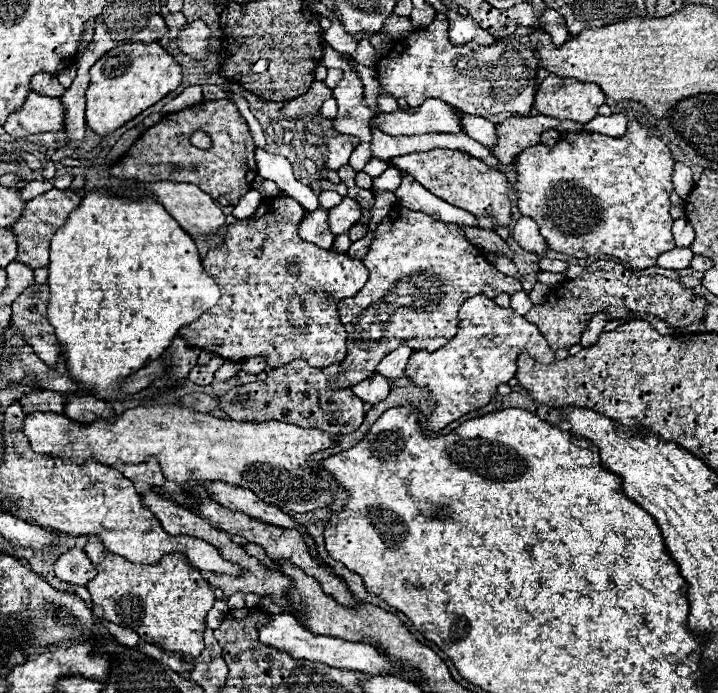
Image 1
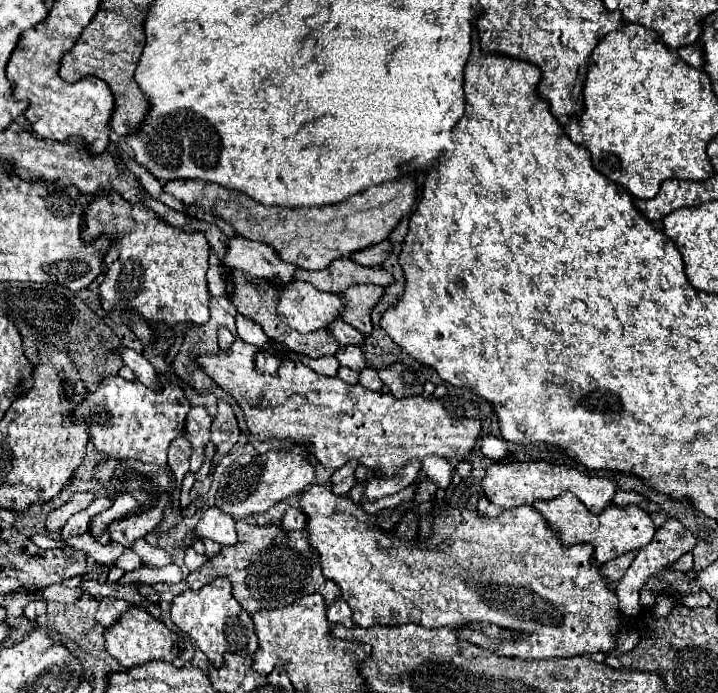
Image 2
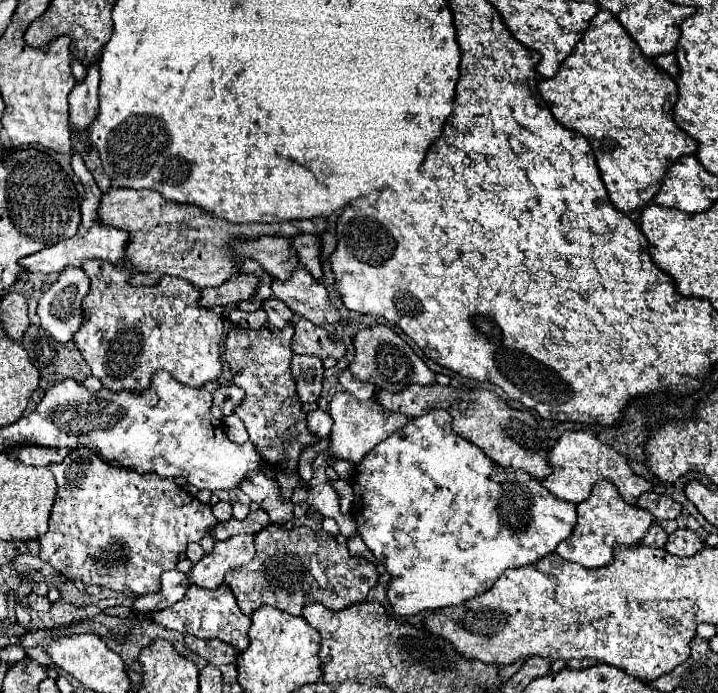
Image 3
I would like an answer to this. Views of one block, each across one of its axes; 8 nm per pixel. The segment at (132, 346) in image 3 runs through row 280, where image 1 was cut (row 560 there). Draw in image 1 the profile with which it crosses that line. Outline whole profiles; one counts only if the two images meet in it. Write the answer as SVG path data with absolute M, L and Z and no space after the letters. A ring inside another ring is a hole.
M88 536L84 550L86 550L86 556L92 560L92 564L98 570L96 578L92 578L86 584L86 588L90 592L94 606L102 608L104 620L136 632L144 640L156 640L156 644L160 644L164 650L170 650L170 652L198 656L204 650L202 632L206 630L206 614L212 608L216 598L214 598L212 588L200 576L200 572L192 564L186 564L186 560L182 560L182 554L164 556L156 564L134 564L134 562L124 560L118 554L110 554L96 536Z

